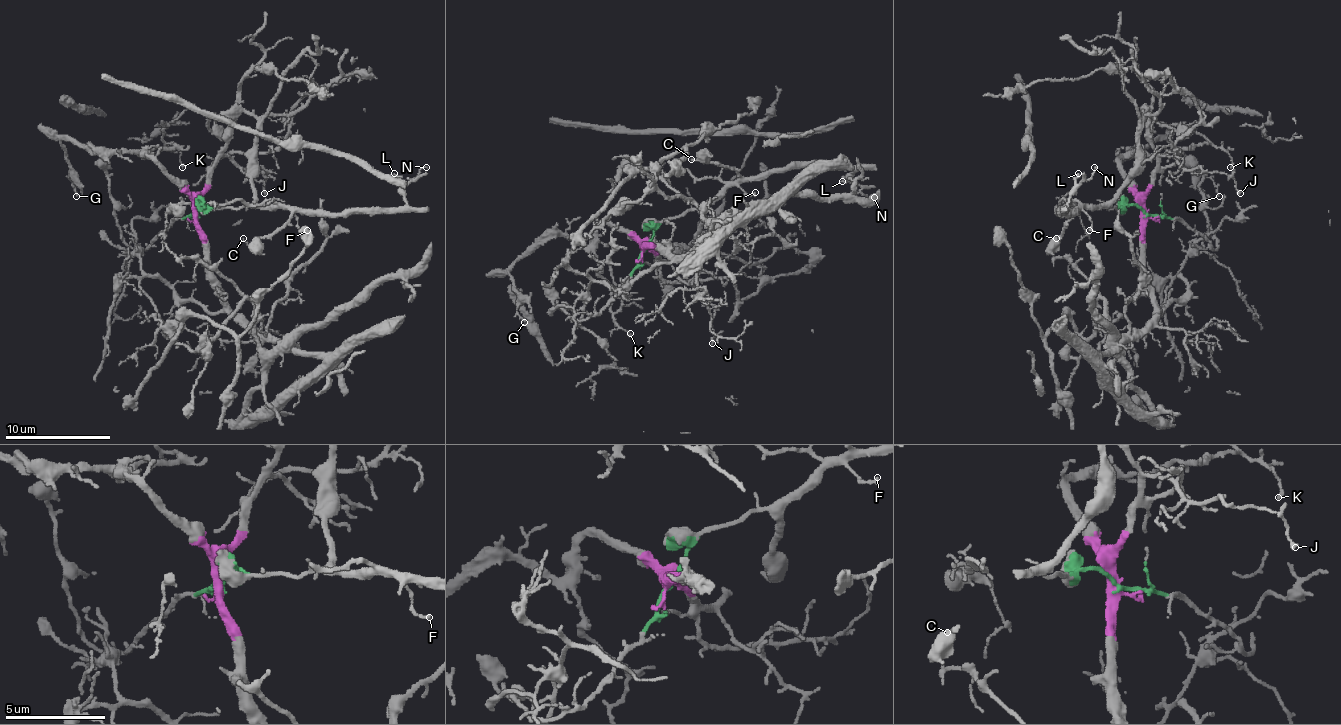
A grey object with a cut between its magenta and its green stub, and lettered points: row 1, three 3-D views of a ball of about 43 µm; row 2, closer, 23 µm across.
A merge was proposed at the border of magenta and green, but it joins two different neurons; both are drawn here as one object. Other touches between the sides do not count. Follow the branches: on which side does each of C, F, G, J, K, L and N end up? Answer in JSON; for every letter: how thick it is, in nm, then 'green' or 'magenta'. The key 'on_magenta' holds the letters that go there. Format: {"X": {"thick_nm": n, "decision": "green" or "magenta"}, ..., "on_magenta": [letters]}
{"C": {"thick_nm": 100, "decision": "green"}, "F": {"thick_nm": 170, "decision": "green"}, "G": {"thick_nm": 110, "decision": "magenta"}, "J": {"thick_nm": 160, "decision": "magenta"}, "K": {"thick_nm": 160, "decision": "magenta"}, "L": {"thick_nm": 220, "decision": "green"}, "N": {"thick_nm": 110, "decision": "green"}, "on_magenta": ["G", "J", "K"]}

